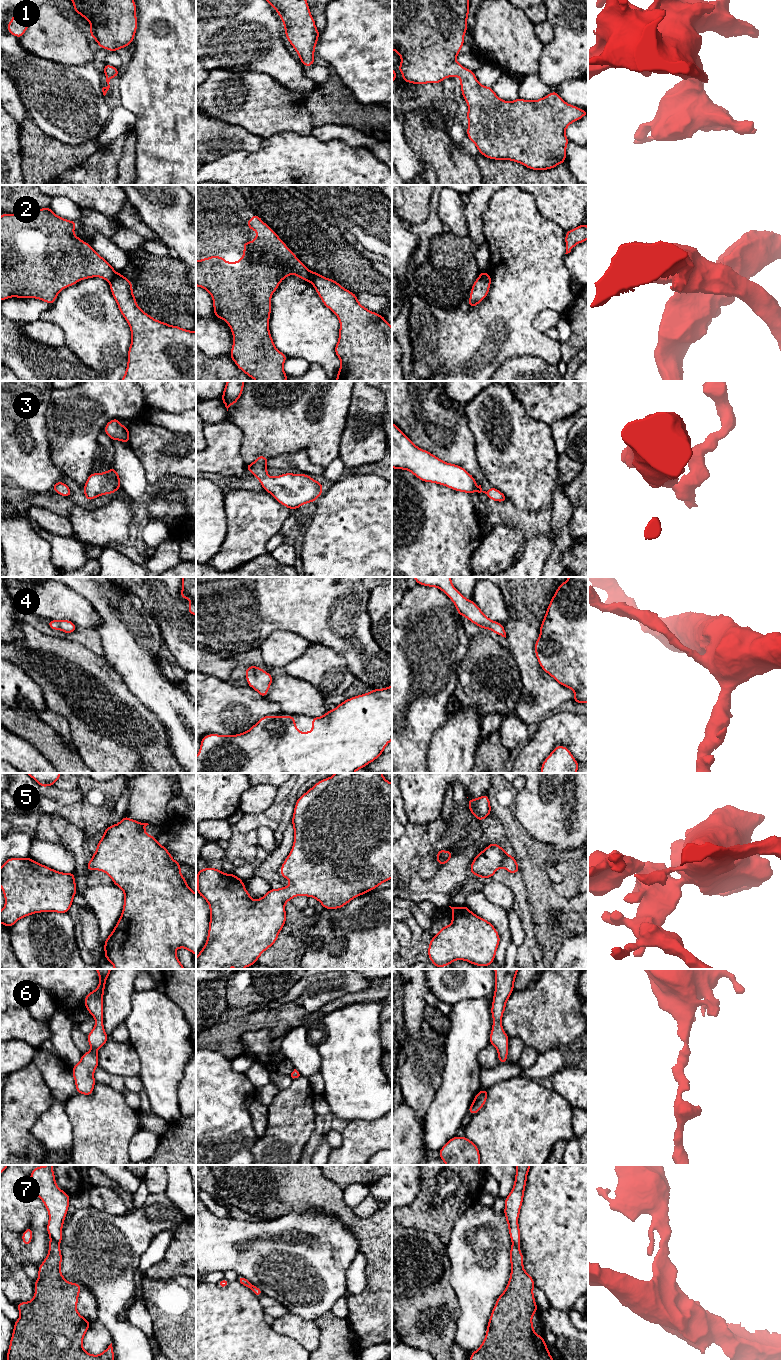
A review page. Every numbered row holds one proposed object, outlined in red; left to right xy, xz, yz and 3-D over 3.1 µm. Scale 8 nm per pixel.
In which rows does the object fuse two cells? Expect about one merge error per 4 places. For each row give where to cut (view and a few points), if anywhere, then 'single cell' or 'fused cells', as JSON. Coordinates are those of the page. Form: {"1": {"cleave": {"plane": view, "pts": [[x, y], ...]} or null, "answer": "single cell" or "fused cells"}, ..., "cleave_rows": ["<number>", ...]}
{"1": {"cleave": null, "answer": "single cell"}, "2": {"cleave": {"plane": "xz", "pts": [[310, 271], [308, 280]]}, "answer": "fused cells"}, "3": {"cleave": null, "answer": "single cell"}, "4": {"cleave": null, "answer": "single cell"}, "5": {"cleave": null, "answer": "single cell"}, "6": {"cleave": null, "answer": "single cell"}, "7": {"cleave": {"plane": "xy", "pts": [[50, 1236], [57, 1244]]}, "answer": "fused cells"}, "cleave_rows": ["2", "7"]}

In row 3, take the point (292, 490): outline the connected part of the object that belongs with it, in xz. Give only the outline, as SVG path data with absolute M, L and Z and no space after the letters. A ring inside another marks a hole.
M259 455L252 464L245 464L245 469L249 470L260 481L263 489L280 504L294 510L306 503L315 502L322 494L322 484L307 474L285 473L270 477L267 474L268 460L267 457Z

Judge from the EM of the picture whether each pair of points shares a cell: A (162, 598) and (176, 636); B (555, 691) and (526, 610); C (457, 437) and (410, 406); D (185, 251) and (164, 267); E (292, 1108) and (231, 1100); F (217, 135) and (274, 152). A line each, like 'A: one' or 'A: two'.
A: one
B: one
C: one
D: two
E: two
F: two

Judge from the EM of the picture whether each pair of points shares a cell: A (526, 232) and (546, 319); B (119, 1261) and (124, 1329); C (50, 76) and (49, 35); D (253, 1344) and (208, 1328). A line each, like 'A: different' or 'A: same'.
A: different
B: same
C: different
D: same

